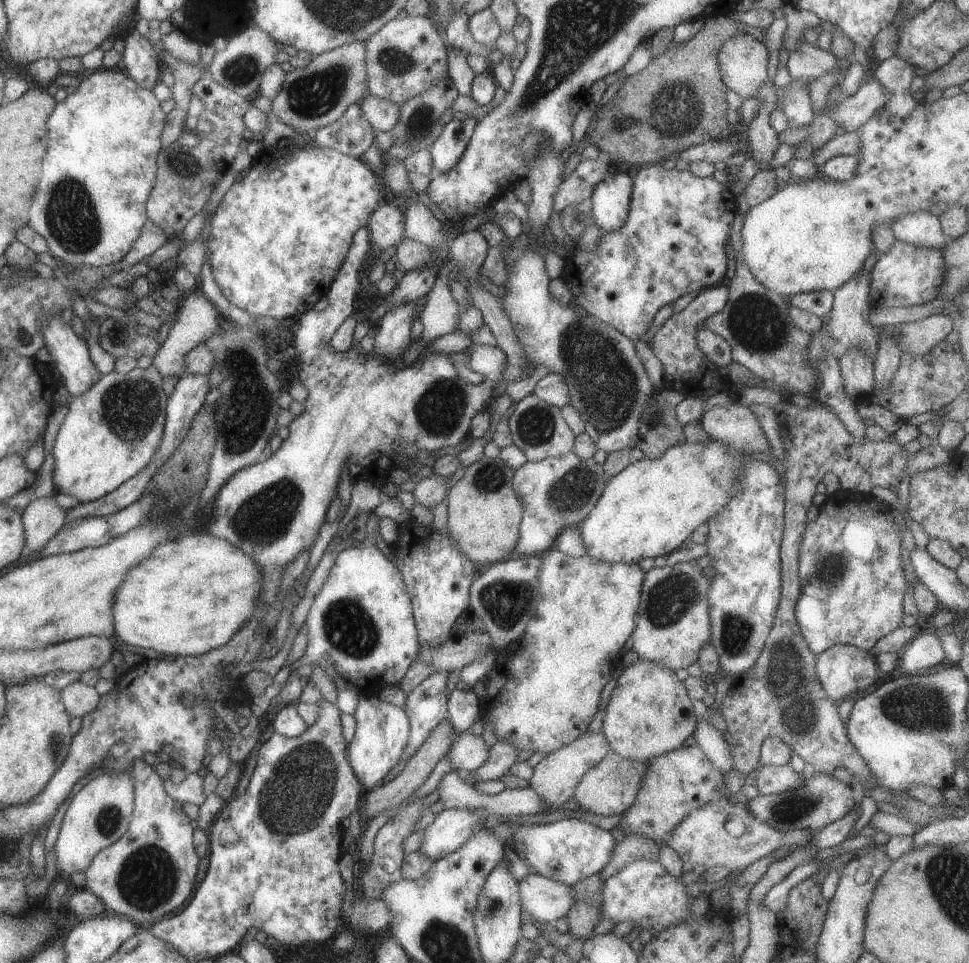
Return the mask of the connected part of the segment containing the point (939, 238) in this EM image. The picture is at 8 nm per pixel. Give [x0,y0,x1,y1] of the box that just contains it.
[890,210,951,251]

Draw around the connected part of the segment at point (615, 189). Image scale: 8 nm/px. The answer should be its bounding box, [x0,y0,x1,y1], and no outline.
[590,170,632,233]

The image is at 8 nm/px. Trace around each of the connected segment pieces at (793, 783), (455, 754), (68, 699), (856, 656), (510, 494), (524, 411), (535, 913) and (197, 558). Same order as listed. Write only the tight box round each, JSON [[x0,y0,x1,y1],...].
[[757,763,805,795],[447,730,490,771],[60,680,101,718],[817,643,880,703],[447,456,524,569],[508,393,575,461],[519,873,575,923],[111,532,261,656]]

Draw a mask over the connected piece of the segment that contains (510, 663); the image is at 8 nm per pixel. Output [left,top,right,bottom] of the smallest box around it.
[479,548,644,754]

